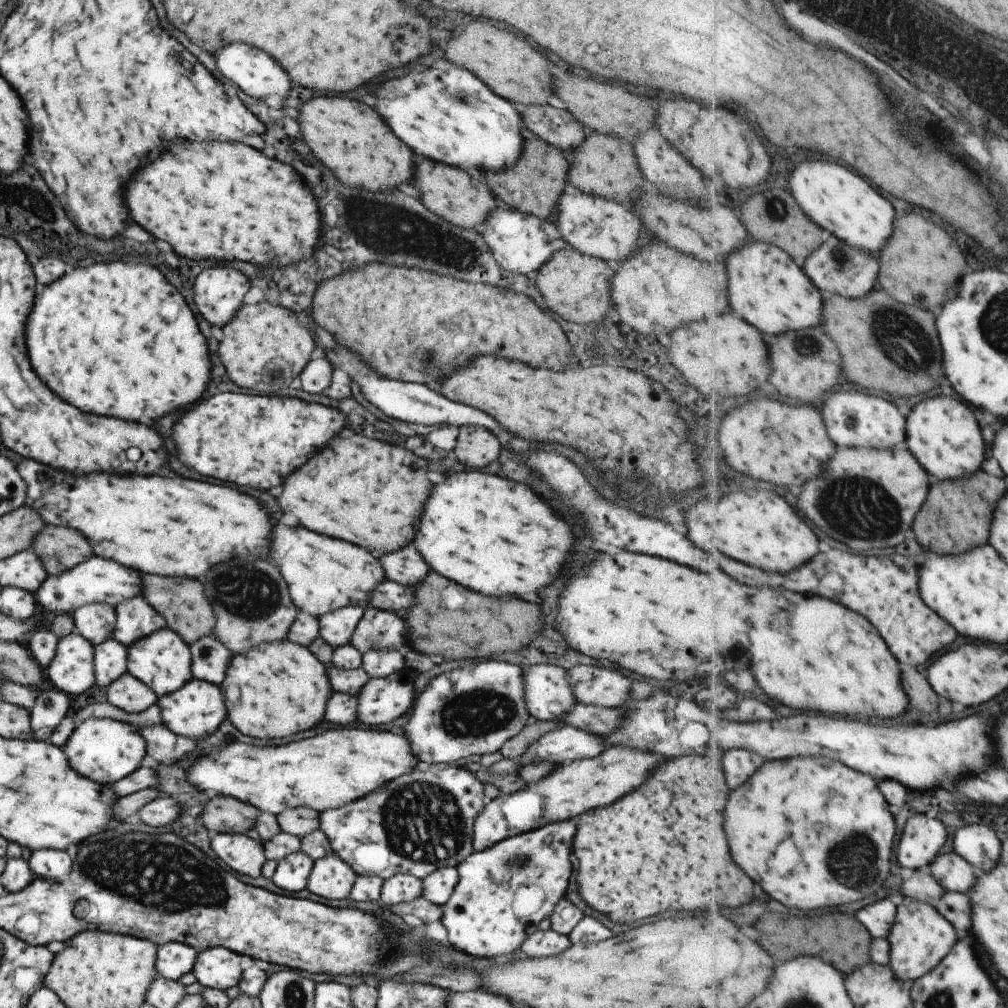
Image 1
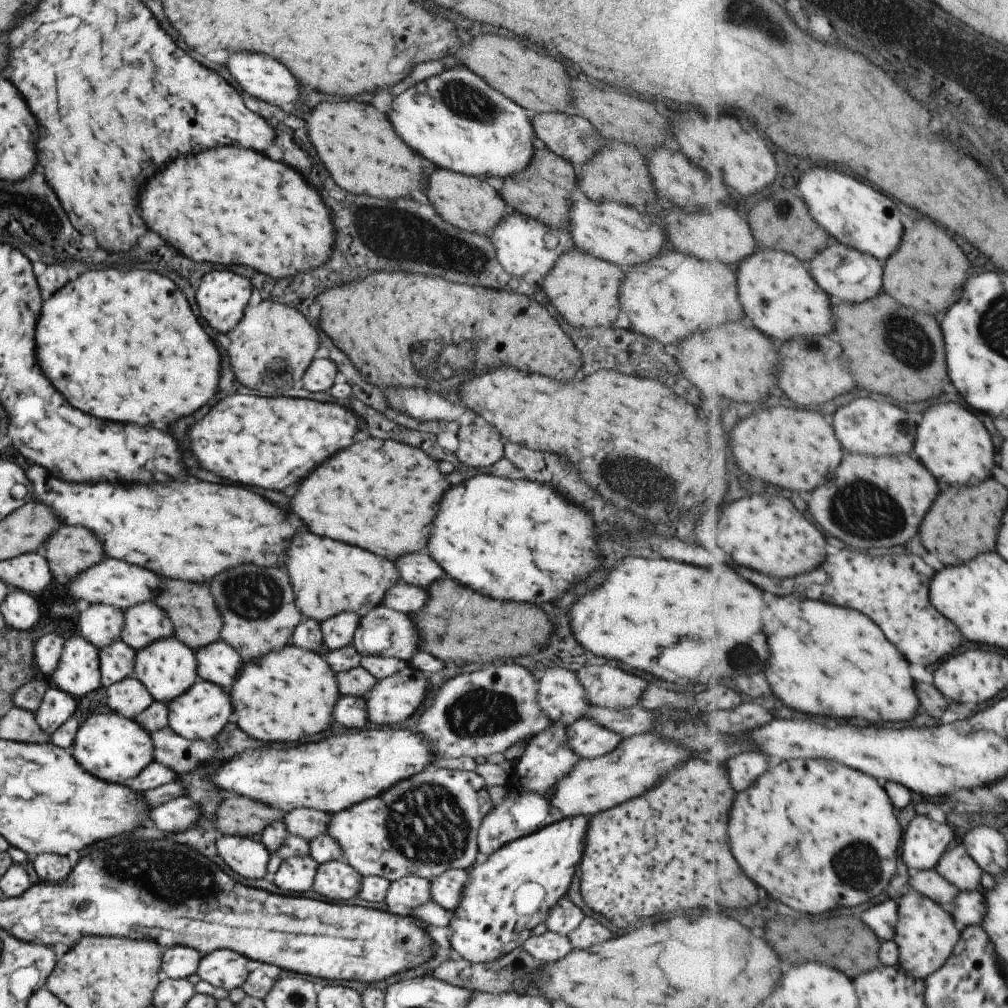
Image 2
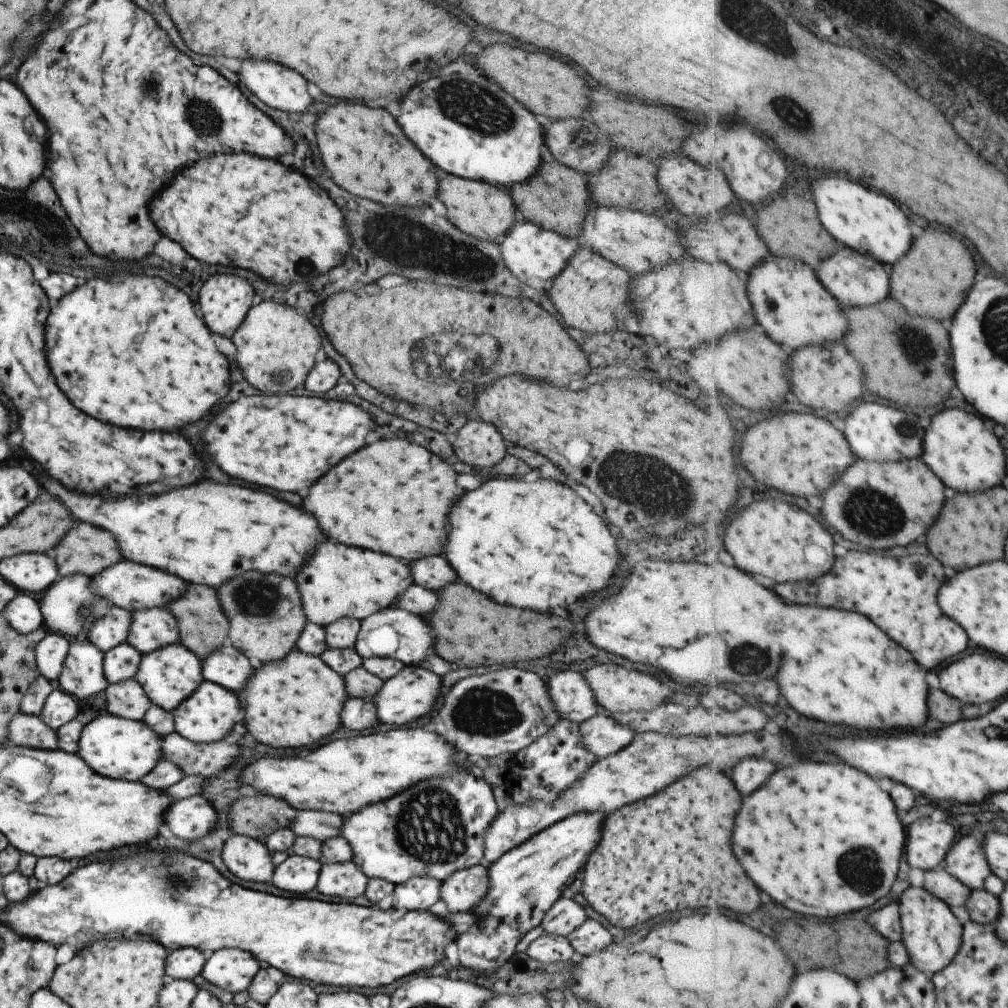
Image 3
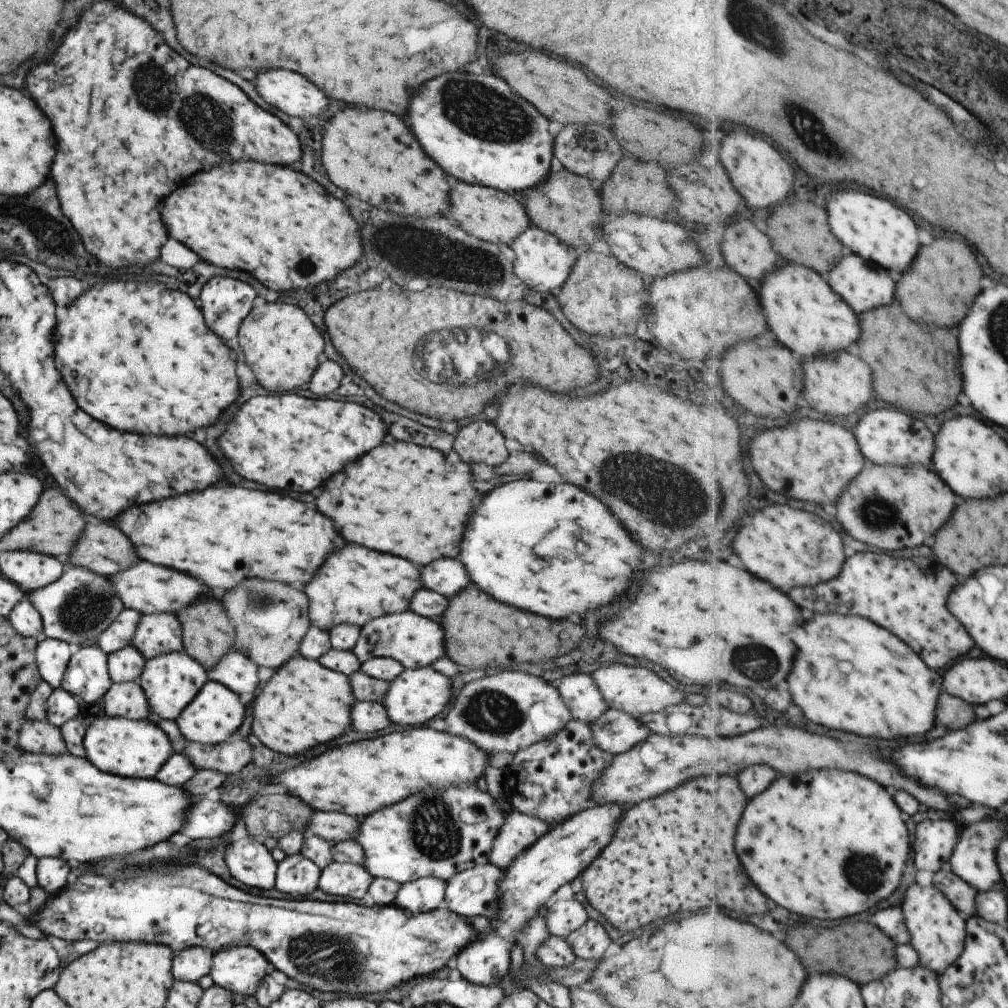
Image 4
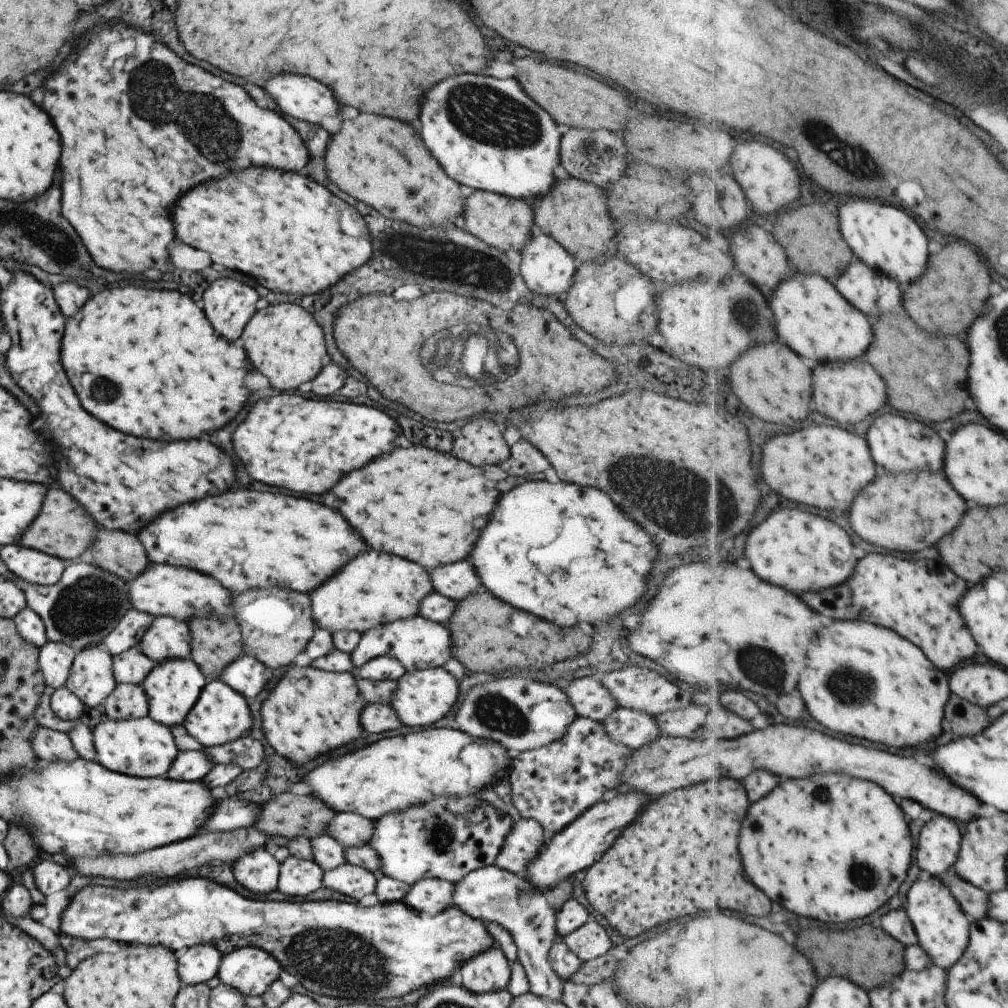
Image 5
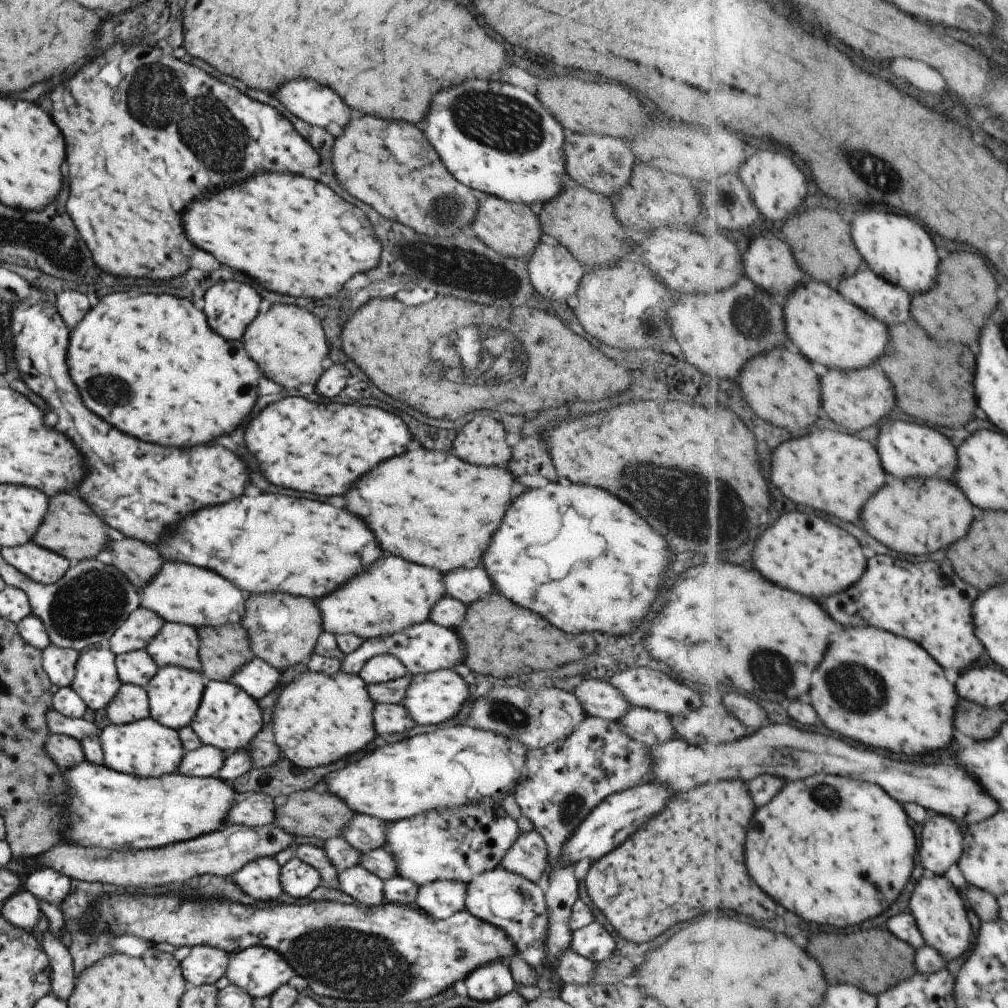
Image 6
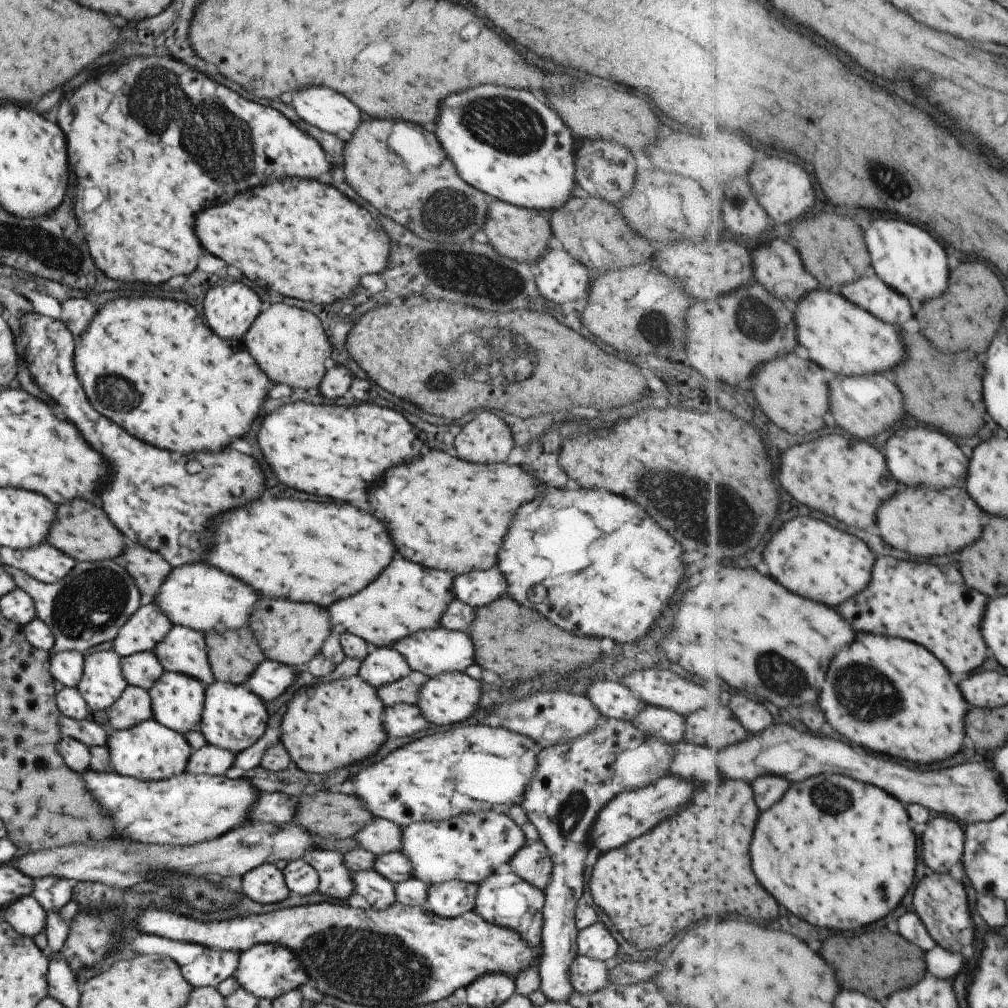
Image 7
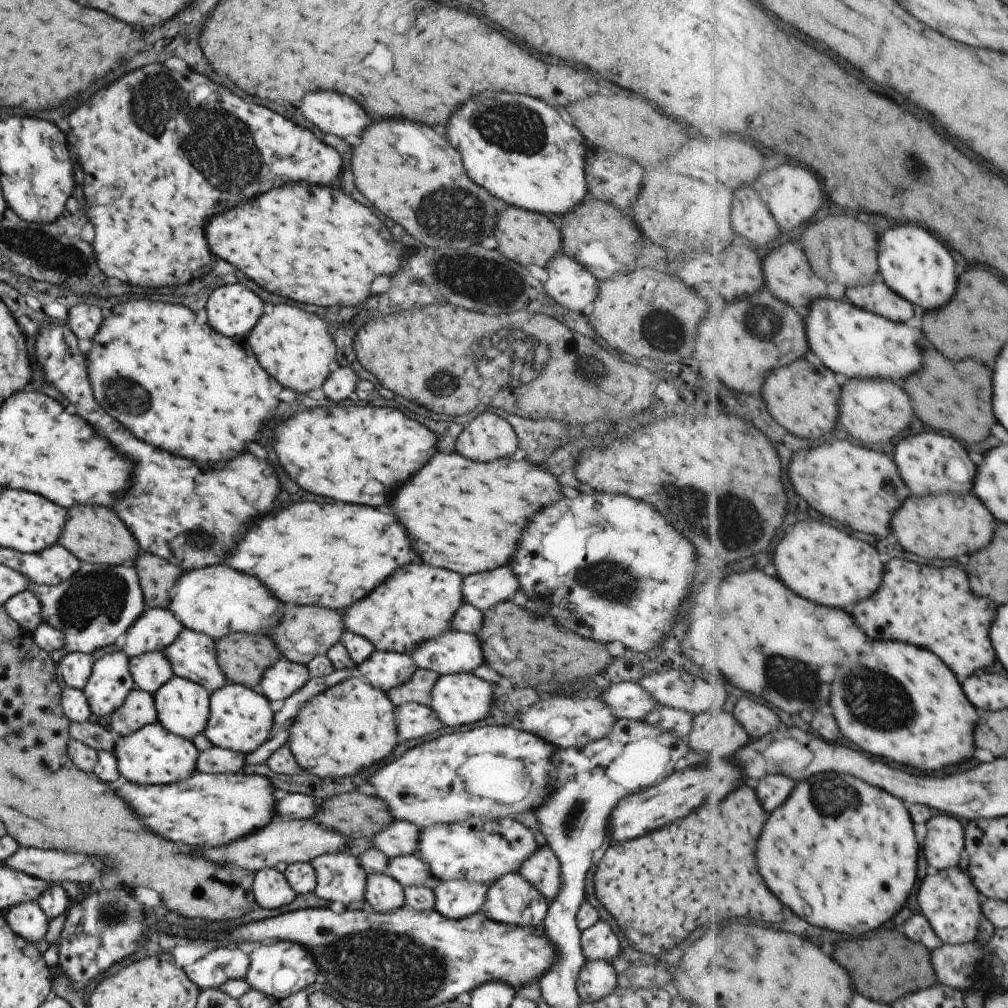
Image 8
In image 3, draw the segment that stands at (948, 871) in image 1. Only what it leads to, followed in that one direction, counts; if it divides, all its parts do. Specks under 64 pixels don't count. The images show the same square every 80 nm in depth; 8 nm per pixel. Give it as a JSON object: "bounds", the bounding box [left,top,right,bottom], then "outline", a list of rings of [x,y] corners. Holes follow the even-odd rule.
{"bounds":[947,836,994,890],"outline":[[[965,836],[949,852],[947,870],[971,890],[983,889],[985,880],[994,874],[981,838]]]}

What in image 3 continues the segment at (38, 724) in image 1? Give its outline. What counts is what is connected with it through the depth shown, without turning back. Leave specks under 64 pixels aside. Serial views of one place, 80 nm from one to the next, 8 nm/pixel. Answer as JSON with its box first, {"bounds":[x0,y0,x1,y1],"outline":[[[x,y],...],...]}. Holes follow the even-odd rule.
{"bounds":[39,687,77,730],"outline":[[[55,687],[44,700],[39,718],[51,730],[69,722],[77,714],[77,703],[74,697]]]}

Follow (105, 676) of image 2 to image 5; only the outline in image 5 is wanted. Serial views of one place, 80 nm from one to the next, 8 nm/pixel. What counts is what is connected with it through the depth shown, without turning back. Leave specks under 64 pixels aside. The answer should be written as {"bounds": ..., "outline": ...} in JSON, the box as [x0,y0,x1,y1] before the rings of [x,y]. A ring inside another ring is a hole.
{"bounds":[112,647,154,685],"outline":[[[131,647],[121,654],[113,655],[112,675],[116,683],[133,683],[140,685],[146,674],[153,668],[154,662],[149,660],[137,647]]]}

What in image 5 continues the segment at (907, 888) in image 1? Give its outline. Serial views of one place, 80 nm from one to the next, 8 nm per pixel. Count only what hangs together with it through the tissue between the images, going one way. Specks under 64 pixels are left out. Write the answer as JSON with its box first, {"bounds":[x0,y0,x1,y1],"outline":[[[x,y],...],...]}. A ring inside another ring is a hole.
{"bounds":[945,874,990,918],"outline":[[[959,874],[957,878],[947,878],[945,884],[953,890],[955,898],[967,914],[975,918],[989,917],[990,894],[986,890],[975,886],[961,876],[959,878]]]}

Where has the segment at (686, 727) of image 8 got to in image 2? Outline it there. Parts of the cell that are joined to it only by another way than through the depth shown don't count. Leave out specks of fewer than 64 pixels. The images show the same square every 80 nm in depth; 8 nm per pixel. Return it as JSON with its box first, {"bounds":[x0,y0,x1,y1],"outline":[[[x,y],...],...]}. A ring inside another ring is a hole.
{"bounds":[566,719,623,759],"outline":[[[591,719],[575,721],[566,728],[569,746],[581,759],[603,756],[619,745],[623,740],[619,734],[602,727]]]}

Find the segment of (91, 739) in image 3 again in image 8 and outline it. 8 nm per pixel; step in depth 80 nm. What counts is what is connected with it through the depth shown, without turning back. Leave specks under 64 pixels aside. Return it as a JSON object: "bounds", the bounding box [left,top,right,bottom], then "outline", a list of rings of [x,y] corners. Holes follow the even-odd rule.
{"bounds":[112,722,198,785],"outline":[[[158,722],[142,726],[133,734],[115,737],[112,753],[116,758],[118,773],[133,784],[164,785],[191,776],[196,770],[198,750],[190,740],[166,731]]]}

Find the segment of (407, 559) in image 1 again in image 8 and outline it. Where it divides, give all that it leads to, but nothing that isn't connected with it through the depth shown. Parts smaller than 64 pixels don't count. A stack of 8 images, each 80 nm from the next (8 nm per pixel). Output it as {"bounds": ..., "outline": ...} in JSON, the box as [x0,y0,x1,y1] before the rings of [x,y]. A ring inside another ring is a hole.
{"bounds":[462,565,518,612],"outline":[[[503,565],[485,574],[473,574],[463,578],[462,597],[465,603],[484,612],[511,600],[518,589],[517,577],[507,565]]]}

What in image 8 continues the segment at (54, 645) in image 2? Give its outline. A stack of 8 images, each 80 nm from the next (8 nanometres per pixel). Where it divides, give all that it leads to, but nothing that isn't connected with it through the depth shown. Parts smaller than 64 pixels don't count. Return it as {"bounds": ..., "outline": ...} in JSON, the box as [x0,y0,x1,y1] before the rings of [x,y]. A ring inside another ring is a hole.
{"bounds":[59,653,93,690],"outline":[[[65,653],[59,660],[61,682],[67,687],[82,690],[91,674],[93,658],[87,653]]]}

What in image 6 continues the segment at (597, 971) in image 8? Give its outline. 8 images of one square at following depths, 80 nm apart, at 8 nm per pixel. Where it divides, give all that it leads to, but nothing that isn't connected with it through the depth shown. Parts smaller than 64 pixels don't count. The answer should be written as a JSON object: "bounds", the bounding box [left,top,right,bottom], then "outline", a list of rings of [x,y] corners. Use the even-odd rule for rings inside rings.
{"bounds":[556,949,595,985],"outline":[[[567,949],[558,958],[556,976],[562,984],[593,985],[595,963]]]}

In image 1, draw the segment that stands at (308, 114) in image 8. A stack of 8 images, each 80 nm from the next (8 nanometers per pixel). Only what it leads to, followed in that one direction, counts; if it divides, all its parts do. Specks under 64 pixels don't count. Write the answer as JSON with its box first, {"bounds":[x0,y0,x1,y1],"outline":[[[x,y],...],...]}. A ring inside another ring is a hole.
{"bounds":[215,44,290,102],"outline":[[[231,44],[215,52],[215,64],[218,72],[237,85],[241,93],[254,99],[263,99],[265,96],[277,94],[290,102],[288,99],[289,78],[285,78],[285,74],[281,72],[281,66],[277,66],[277,62],[273,62],[265,52],[249,48],[245,44]]]}

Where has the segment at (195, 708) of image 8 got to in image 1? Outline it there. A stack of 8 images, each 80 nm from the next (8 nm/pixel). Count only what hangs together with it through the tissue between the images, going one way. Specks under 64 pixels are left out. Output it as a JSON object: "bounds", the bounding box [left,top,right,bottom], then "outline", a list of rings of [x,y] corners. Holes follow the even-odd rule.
{"bounds":[125,627,192,697],"outline":[[[168,627],[161,628],[161,630],[153,630],[151,634],[139,638],[139,640],[129,644],[129,646],[125,646],[125,654],[126,673],[145,684],[156,697],[179,690],[185,682],[192,678],[190,649],[181,640],[179,634],[175,634]]]}

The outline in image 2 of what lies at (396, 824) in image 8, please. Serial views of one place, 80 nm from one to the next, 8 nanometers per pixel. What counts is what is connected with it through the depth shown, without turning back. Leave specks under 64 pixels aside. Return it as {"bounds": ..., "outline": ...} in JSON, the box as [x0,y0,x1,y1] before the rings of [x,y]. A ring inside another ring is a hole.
{"bounds":[282,807,330,841],"outline":[[[299,807],[284,814],[282,823],[289,835],[295,835],[310,841],[325,834],[330,813],[309,807]]]}

